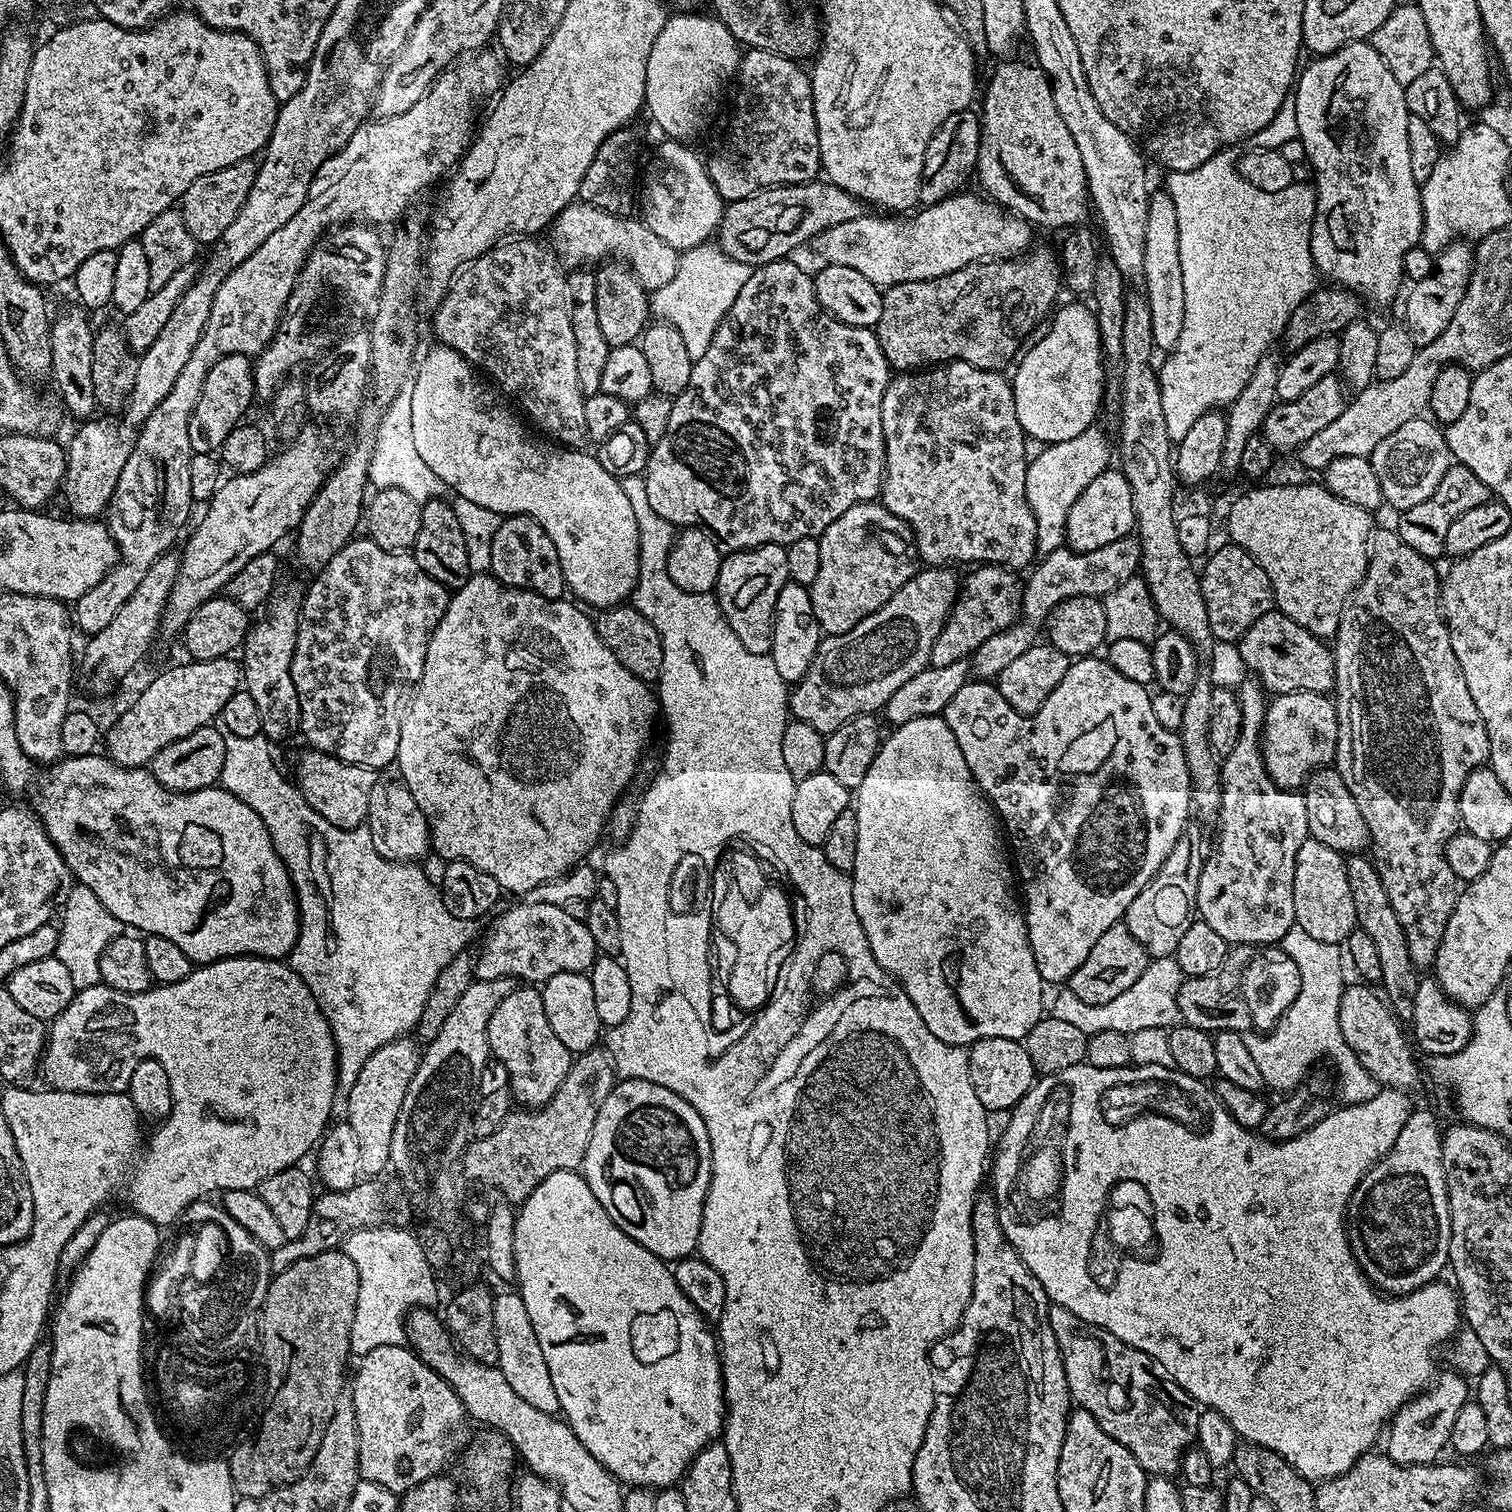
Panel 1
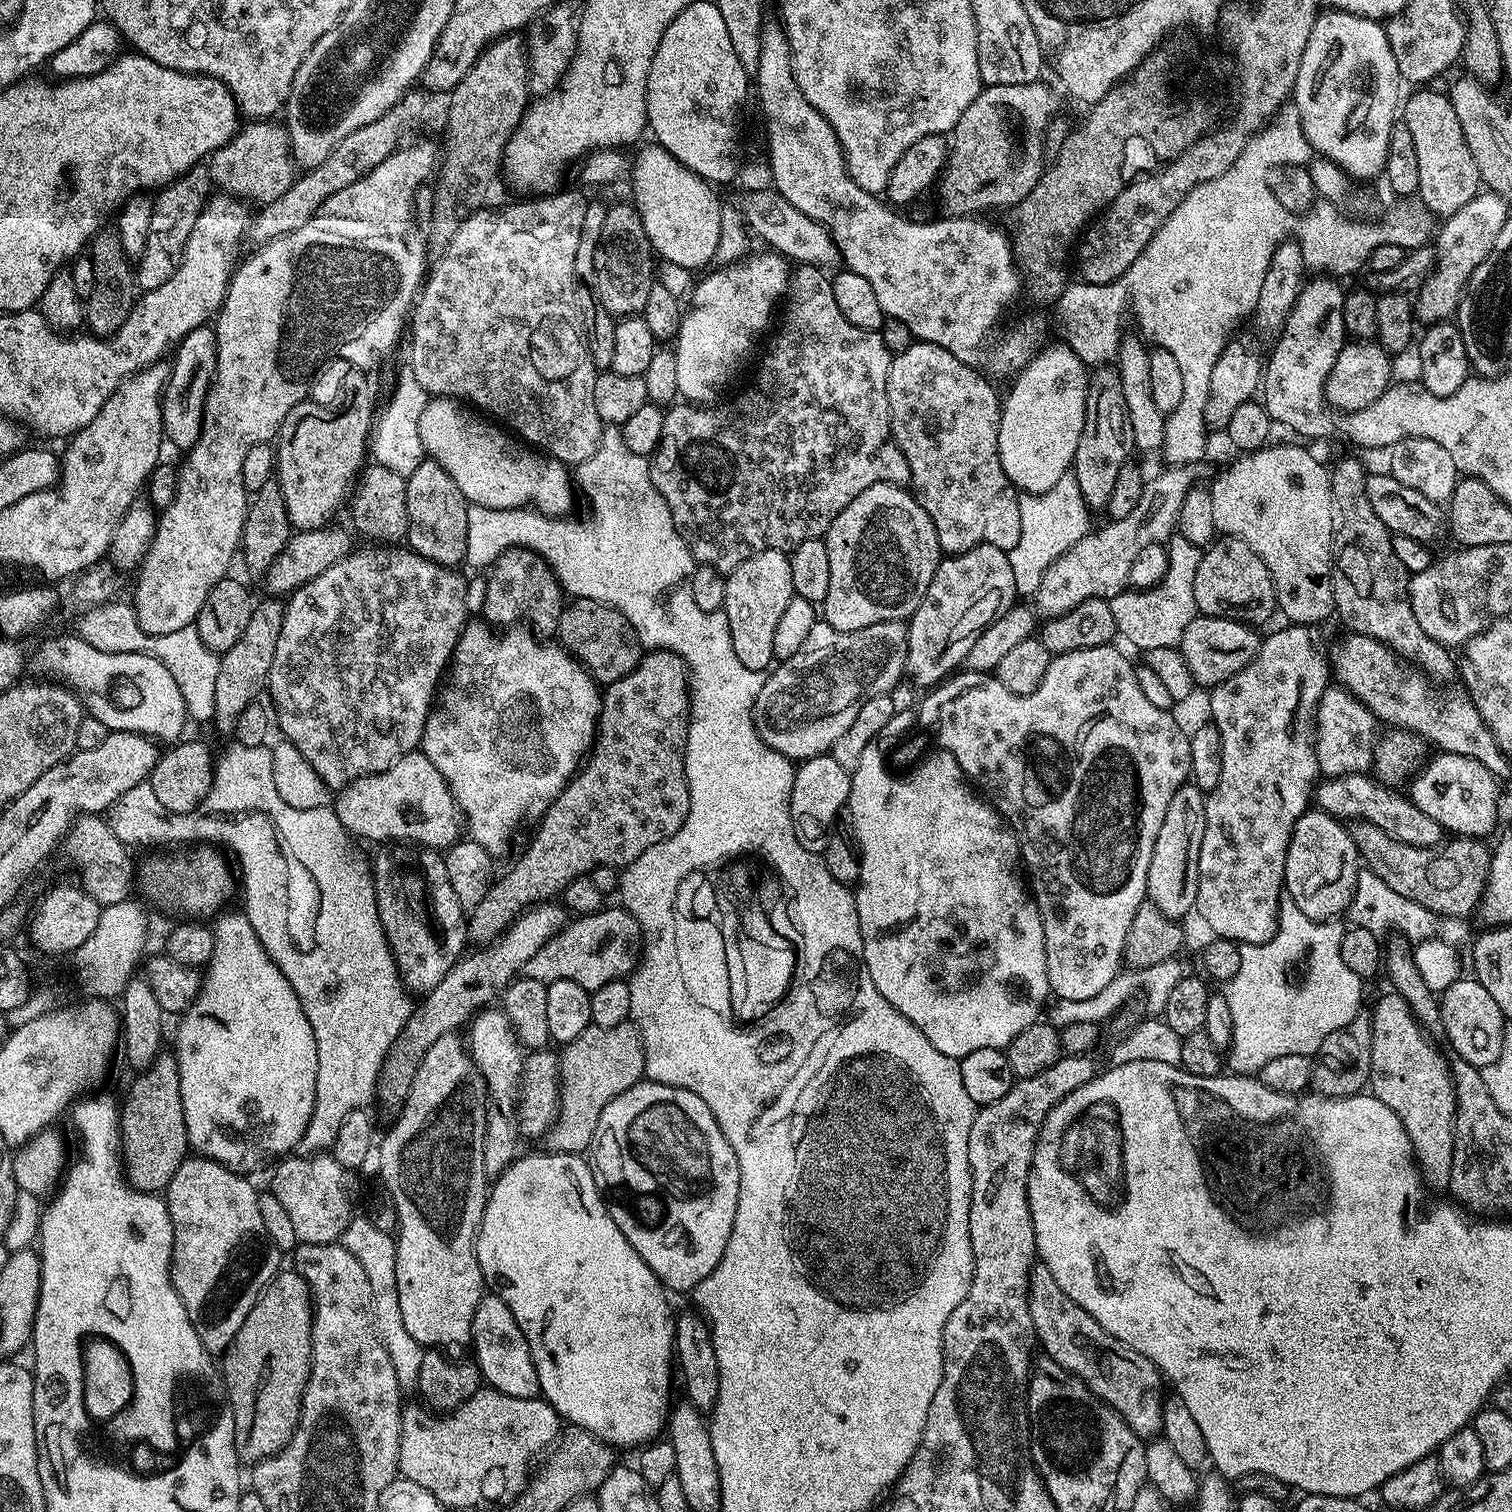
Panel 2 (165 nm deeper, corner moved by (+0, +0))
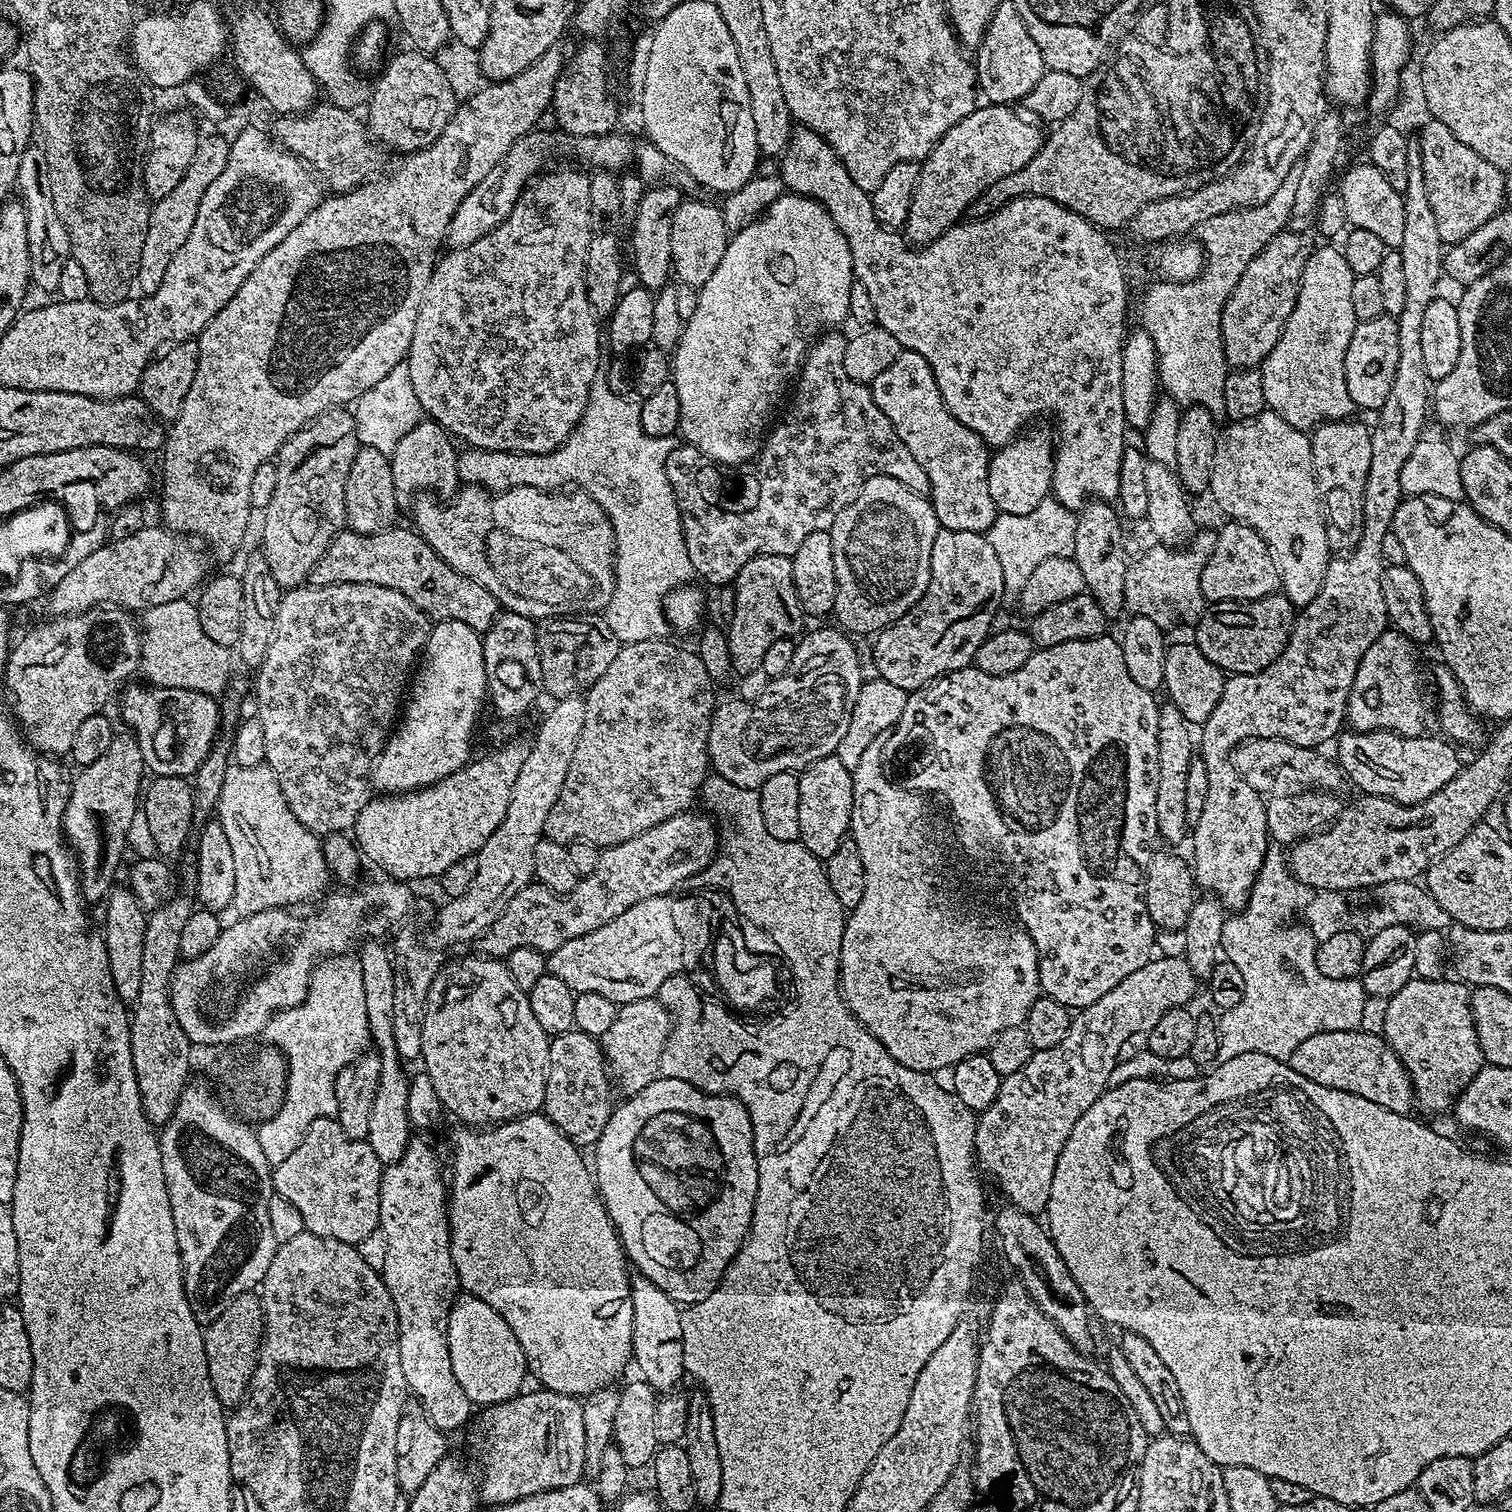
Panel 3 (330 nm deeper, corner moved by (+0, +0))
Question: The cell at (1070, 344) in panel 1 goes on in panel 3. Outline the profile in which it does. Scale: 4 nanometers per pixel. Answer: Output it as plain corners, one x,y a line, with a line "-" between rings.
1029,427
1015,440
997,448
991,453
988,462
987,481
990,496
999,513
1030,514
1035,507
1049,497
1056,454
1054,436
1044,428

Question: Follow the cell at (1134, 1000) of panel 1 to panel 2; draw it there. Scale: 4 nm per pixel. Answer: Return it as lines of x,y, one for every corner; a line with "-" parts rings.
1177,957
1166,959
1163,962
1158,962
1150,967
1142,969
1127,969
1121,971
1113,981
1101,990
1099,994
1094,994
1090,998
1084,999
1055,999
1046,1010
1047,1023
1051,1024
1056,1029
1070,1026
1071,1023
1090,1022
1091,1024
1102,1024
1114,1012
1118,1011
1126,1002
1133,996
1138,986
1143,986
1146,994
1146,1008
1149,1015
1156,1016
1163,1013
1166,1004
1166,998
1169,991
1174,988
1184,975
1184,969
1178,962

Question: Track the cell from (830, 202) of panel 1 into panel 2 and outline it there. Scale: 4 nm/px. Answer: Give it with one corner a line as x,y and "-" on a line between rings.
989,84
981,87
978,98
962,110
962,118
950,133
950,151
944,171
938,177
934,193
940,199
940,208
945,217
975,217
984,214
987,208
1008,208
1018,205
1042,178
1046,167
1044,160
1044,131
1048,119
1056,112
1056,96
1044,85
1035,84

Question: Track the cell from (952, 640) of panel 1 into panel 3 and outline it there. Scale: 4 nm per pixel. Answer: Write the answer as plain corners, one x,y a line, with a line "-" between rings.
941,528
934,538
934,550
930,550
930,582
922,598
902,618
875,633
875,675
909,693
939,676
969,667
976,659
978,646
993,631
996,611
1005,600
1002,566
987,535

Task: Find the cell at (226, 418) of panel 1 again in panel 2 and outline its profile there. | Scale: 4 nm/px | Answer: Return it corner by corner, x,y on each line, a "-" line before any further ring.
205,326
190,330
190,334
186,334
186,338
182,338
174,349
174,355
170,360
168,382
160,397
164,438
169,445
172,443
176,448
187,450
194,446
194,442
198,442
200,431
204,428
204,403
215,373
215,327

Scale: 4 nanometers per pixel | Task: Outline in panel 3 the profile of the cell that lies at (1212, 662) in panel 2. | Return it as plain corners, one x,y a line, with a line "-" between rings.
1283,594
1263,596
1261,600
1241,600
1227,604
1211,605
1198,620
1195,621
1196,636
1194,643
1214,666
1218,666
1225,674
1254,674
1266,670
1282,654
1286,642
1292,633
1292,624
1296,621
1297,609

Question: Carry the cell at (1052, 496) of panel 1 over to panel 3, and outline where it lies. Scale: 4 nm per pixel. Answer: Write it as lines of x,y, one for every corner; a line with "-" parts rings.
1047,498
1030,514
1001,512
997,515
986,535
1002,566
1005,597
1019,597
1022,586
1026,586
1030,579
1030,574
1041,562
1046,562
1046,558
1072,556
1076,517
1077,513
1073,509
1063,508
1055,498

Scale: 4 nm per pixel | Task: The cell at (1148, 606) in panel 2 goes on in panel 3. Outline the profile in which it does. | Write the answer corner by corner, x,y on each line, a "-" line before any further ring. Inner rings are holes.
1199,529
1192,537
1191,542
1182,548
1174,549
1156,542
1144,552
1136,561
1128,564
1128,573
1125,582
1125,605
1138,616
1154,617
1161,624
1165,623
1170,614
1194,622
1202,616
1206,610
1206,601
1202,594
1202,571
1206,568
1206,562
1214,554
1217,542
1215,529
-
1156,584
1160,588
1156,592
-
1156,596
1161,608
1164,610
1156,613

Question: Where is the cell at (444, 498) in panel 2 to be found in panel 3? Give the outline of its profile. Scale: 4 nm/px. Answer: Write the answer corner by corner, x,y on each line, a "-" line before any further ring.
421,419
420,424
414,426
414,430
410,430
410,434
406,434
398,446
394,446
390,457
397,498
401,502
408,502
408,499
411,501
421,494
435,494
440,498
455,496
462,484
460,460
456,457
455,446
453,437
437,420

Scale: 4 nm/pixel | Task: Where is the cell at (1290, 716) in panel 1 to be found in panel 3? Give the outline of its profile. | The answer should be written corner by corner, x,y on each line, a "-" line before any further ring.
1386,630
1374,642
1374,646
1370,646
1370,650
1366,650
1366,654
1362,654
1362,662
1358,662
1358,674
1354,674
1354,686
1350,686
1350,698
1348,699
1348,714
1346,724
1349,729
1357,732
1393,732
1399,736
1423,736
1426,728
1424,728
1424,692
1420,689
1420,664
1416,661
1417,645
1413,641
1405,638
1403,634
1395,630

